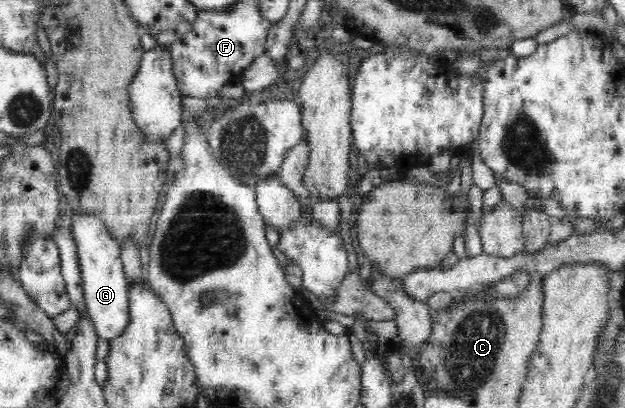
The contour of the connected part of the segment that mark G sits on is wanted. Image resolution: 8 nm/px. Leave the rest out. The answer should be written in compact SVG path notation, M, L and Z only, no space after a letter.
M73 213L71 238L77 249L85 307L99 338L112 341L129 325L129 287L121 261L120 242L102 225L102 218Z

